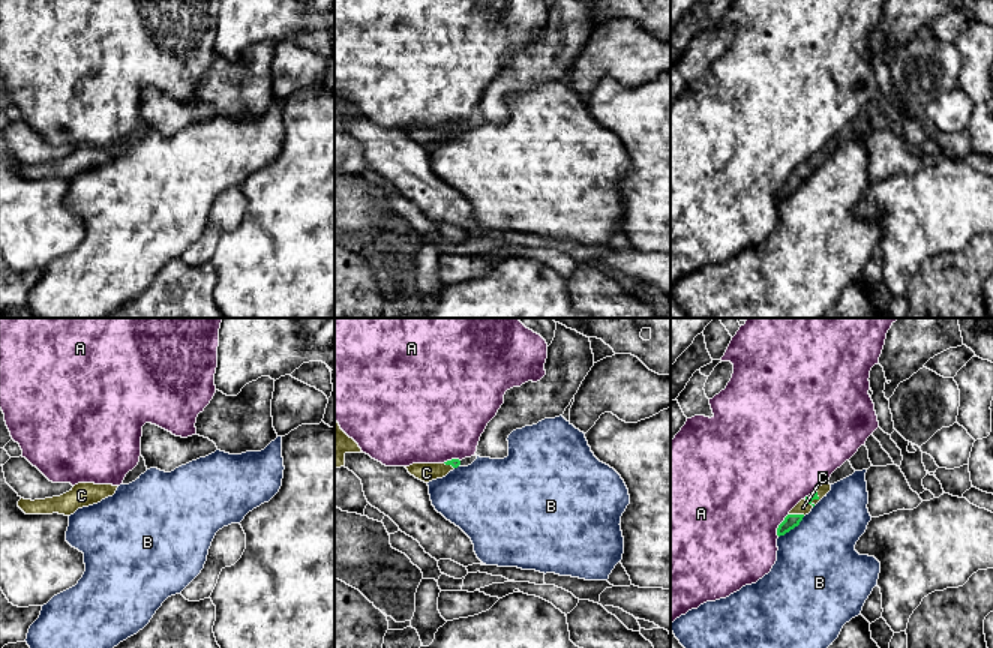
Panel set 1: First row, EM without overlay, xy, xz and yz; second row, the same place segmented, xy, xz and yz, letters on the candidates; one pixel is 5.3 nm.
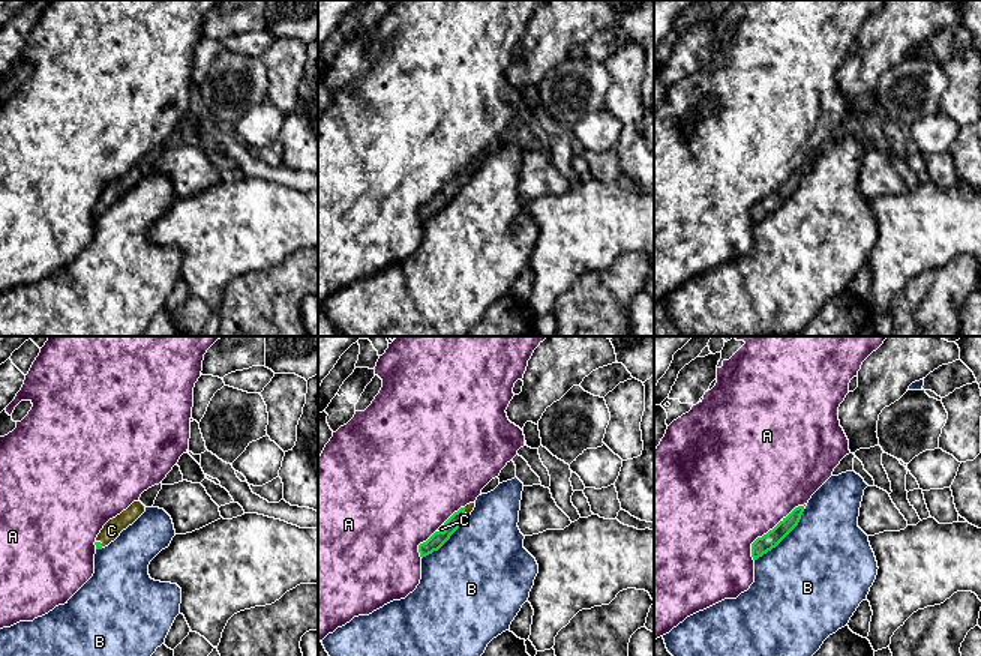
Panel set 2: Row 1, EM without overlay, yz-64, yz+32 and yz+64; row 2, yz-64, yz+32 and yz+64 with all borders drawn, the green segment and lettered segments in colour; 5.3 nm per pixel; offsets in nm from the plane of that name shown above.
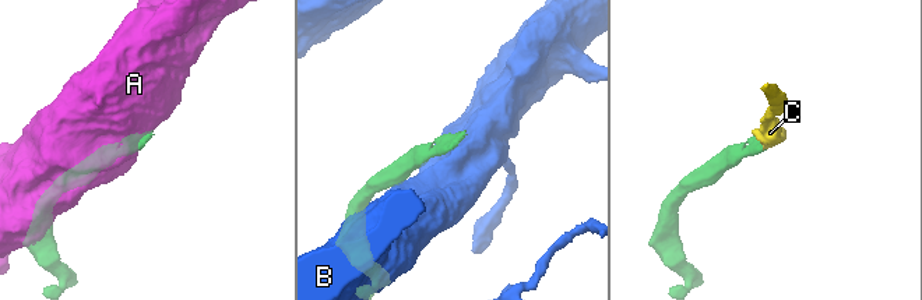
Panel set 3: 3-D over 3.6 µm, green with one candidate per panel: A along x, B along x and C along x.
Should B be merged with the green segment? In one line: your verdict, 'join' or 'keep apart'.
keep apart

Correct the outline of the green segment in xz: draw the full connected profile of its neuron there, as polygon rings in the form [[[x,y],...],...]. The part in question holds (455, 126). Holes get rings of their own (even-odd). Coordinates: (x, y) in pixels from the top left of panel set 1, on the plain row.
[[[452,123],[444,128],[412,128],[405,132],[416,142],[429,147],[432,144],[446,141],[450,135],[453,135],[459,129],[460,129],[459,123]]]

